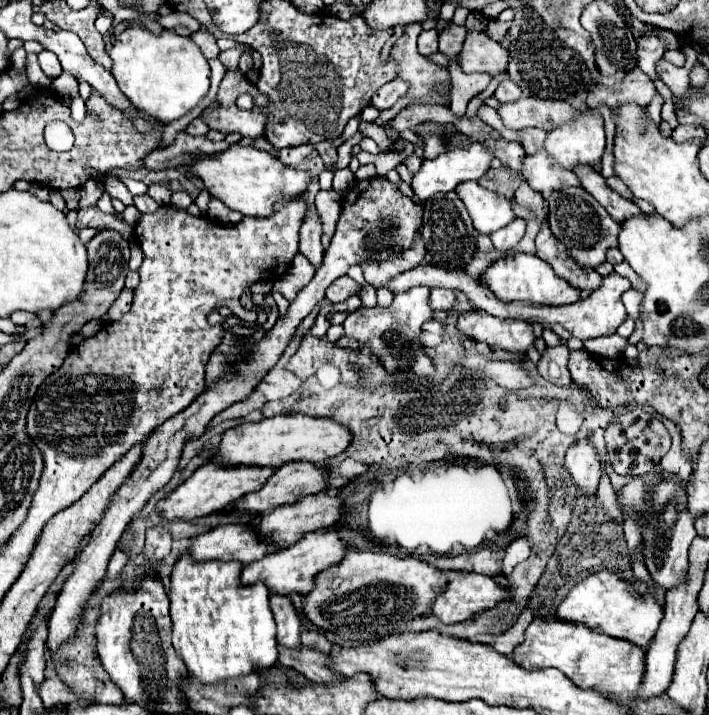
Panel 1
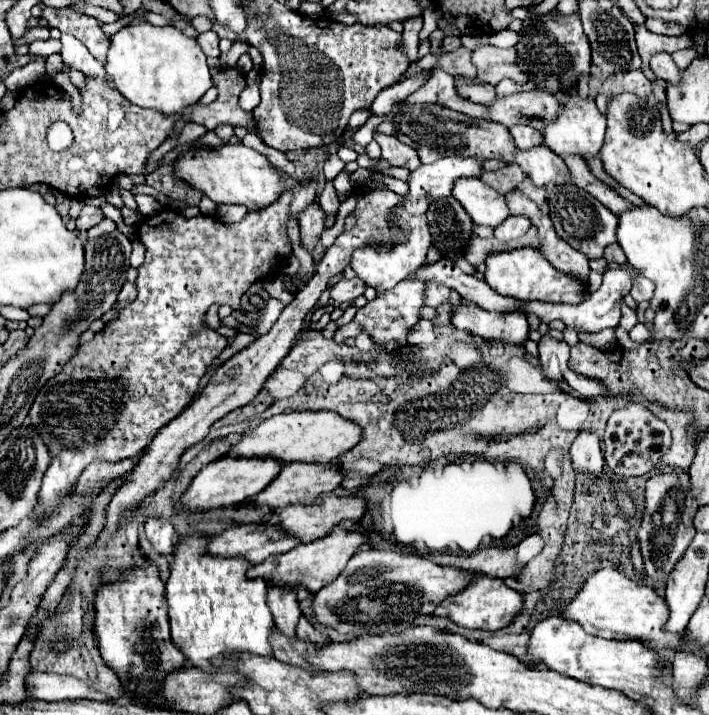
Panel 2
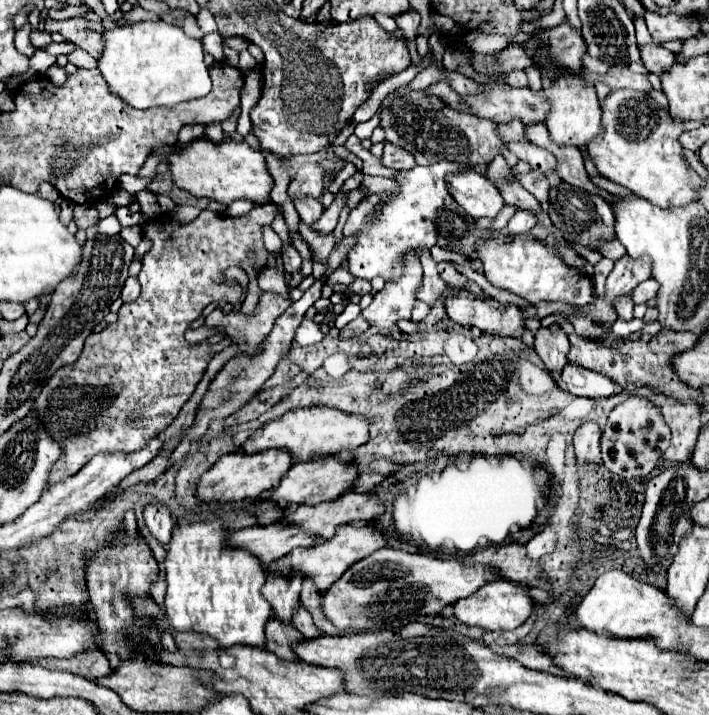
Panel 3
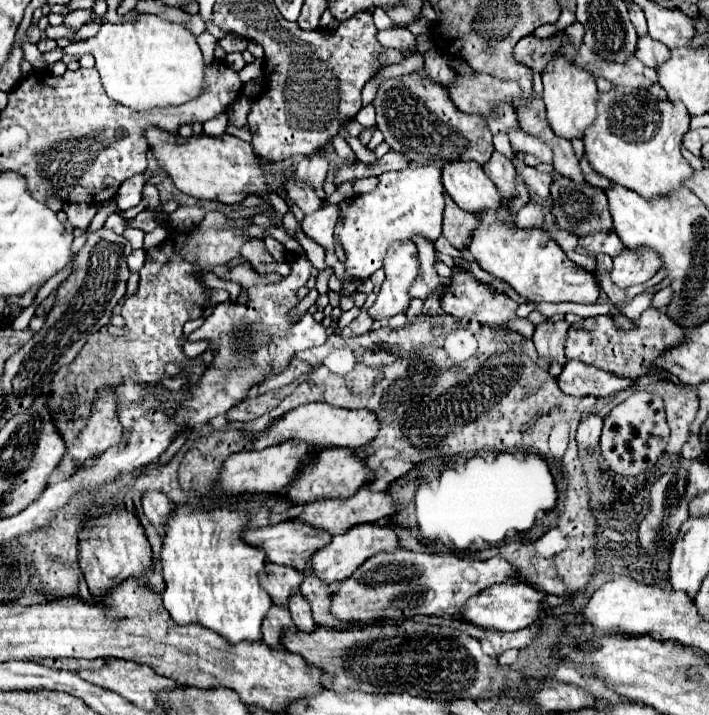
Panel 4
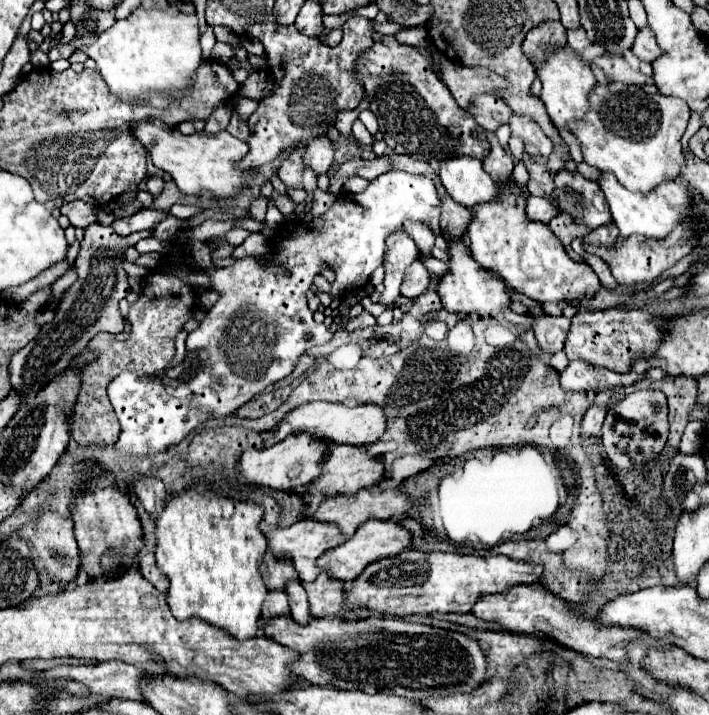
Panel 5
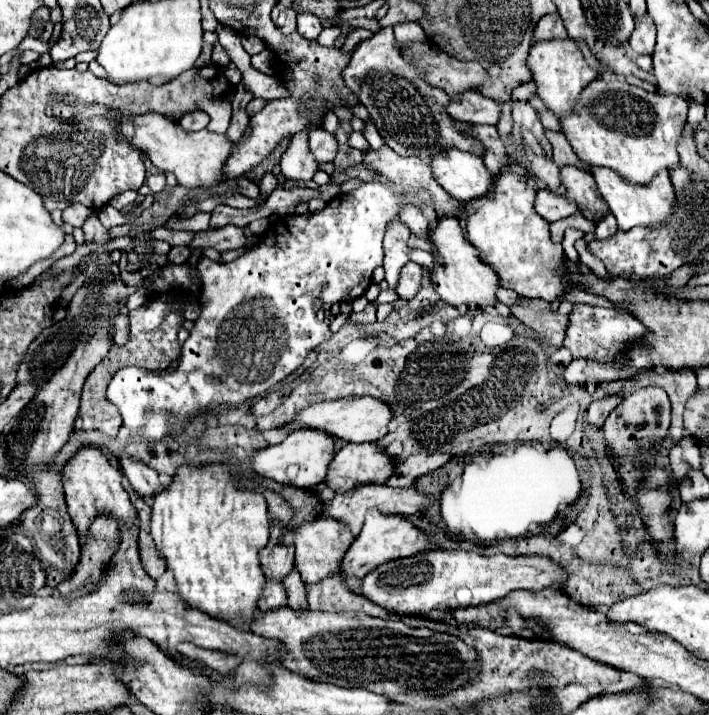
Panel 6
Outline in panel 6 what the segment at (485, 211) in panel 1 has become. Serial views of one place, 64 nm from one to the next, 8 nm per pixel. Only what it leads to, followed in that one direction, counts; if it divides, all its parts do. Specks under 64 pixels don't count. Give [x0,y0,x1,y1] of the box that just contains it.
[430,148,492,202]

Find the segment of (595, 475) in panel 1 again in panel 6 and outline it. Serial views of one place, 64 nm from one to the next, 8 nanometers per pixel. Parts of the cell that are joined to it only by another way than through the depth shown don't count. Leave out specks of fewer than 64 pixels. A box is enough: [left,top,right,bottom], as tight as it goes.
[586,394,622,426]

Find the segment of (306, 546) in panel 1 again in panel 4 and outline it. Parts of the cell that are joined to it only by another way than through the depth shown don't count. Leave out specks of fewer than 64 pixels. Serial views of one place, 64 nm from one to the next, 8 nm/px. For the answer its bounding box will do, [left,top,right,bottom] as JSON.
[312,524,400,584]

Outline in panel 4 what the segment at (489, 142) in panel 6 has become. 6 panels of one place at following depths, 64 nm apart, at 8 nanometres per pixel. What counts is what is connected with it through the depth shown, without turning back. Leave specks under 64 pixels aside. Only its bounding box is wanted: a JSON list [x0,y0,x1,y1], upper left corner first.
[482,150,518,200]

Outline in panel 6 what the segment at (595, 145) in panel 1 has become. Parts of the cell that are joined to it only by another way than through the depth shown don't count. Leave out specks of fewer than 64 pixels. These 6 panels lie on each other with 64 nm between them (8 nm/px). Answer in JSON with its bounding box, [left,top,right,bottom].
[526,38,598,118]

